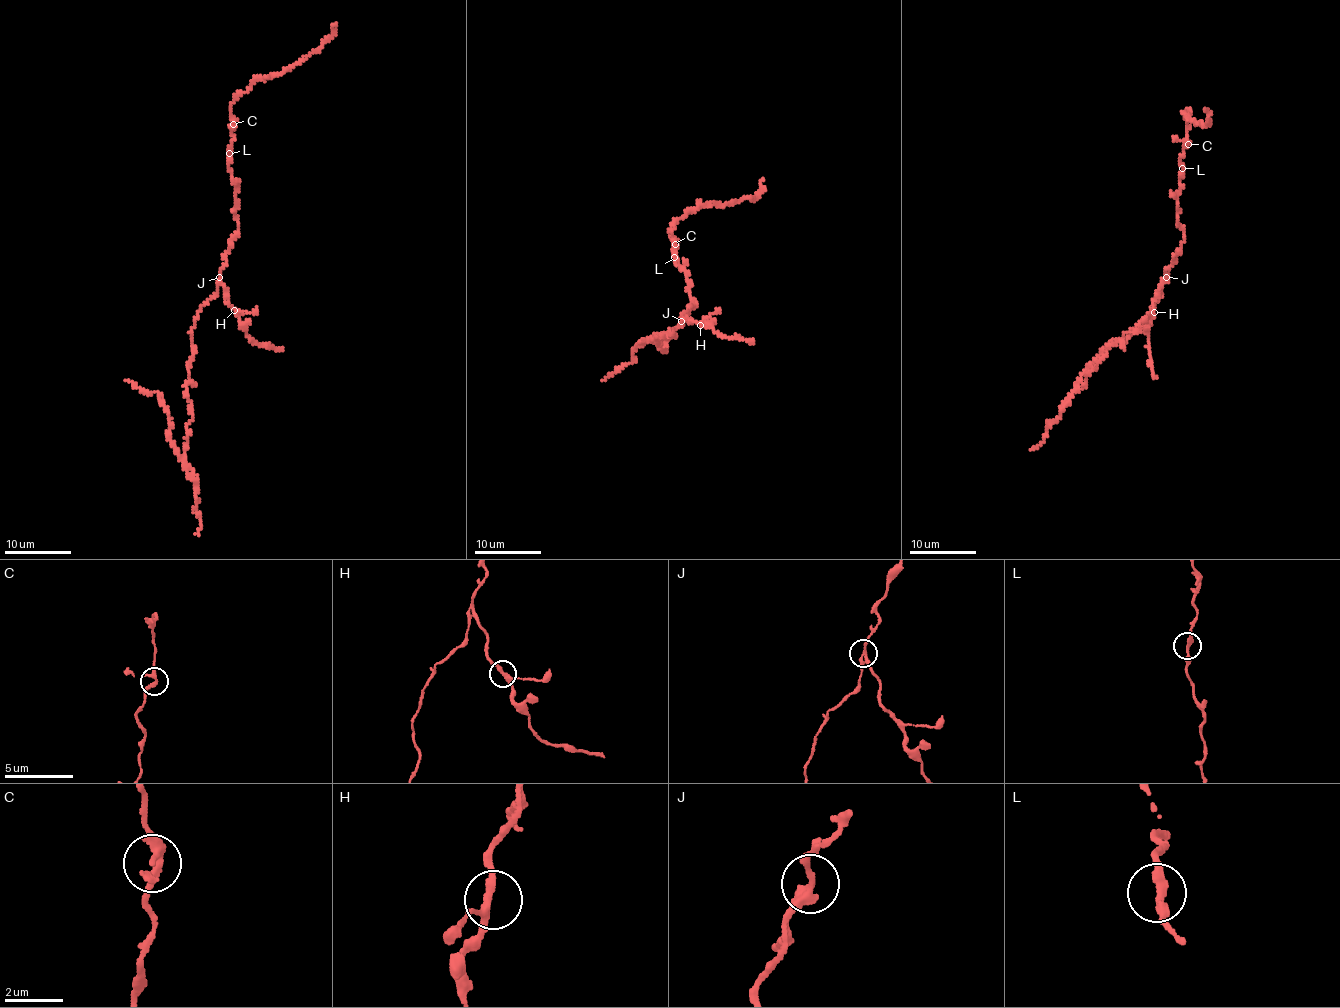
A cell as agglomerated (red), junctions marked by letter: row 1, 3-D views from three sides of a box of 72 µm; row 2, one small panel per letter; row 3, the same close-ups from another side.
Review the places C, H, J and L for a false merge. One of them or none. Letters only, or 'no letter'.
J

